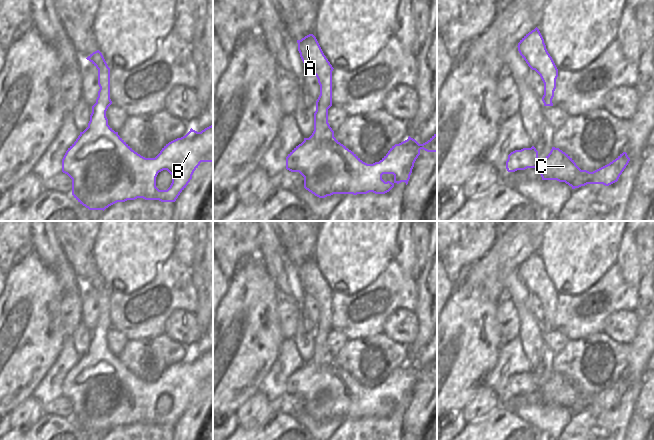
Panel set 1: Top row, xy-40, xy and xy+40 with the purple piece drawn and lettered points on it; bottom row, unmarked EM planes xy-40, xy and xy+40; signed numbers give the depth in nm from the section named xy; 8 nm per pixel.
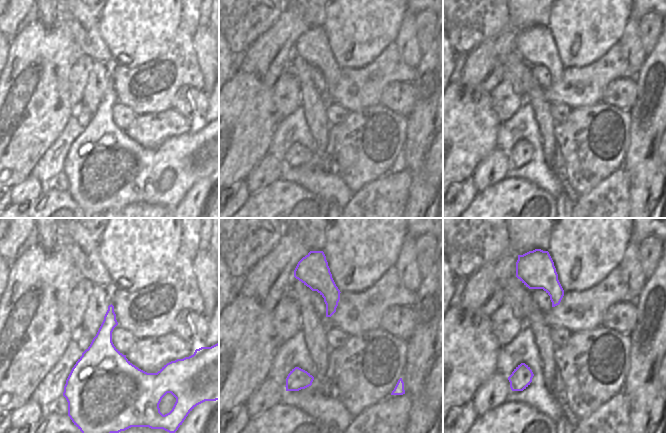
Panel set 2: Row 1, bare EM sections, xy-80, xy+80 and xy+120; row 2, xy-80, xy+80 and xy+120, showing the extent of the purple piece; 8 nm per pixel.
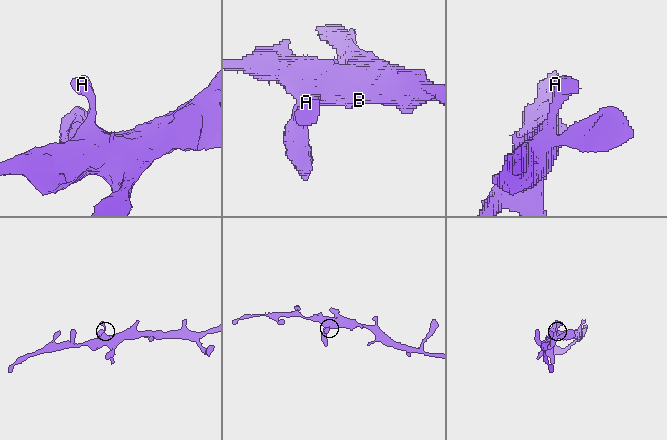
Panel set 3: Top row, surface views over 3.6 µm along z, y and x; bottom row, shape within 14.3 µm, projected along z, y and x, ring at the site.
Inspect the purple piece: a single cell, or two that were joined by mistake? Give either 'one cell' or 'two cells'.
one cell

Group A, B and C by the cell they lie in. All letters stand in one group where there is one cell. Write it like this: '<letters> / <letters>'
A B C

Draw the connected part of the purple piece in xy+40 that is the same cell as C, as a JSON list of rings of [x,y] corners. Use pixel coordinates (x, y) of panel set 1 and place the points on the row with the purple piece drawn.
[[[532,146],[511,152],[506,161],[506,169],[508,172],[515,172],[537,168],[542,180],[565,182],[575,189],[587,184],[609,186],[617,182],[629,161],[627,153],[623,152],[609,164],[589,172],[581,170],[568,154],[555,147],[552,147],[550,153],[539,162],[538,151]]]

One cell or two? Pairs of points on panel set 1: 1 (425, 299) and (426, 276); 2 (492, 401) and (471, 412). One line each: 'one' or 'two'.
1: one
2: one

